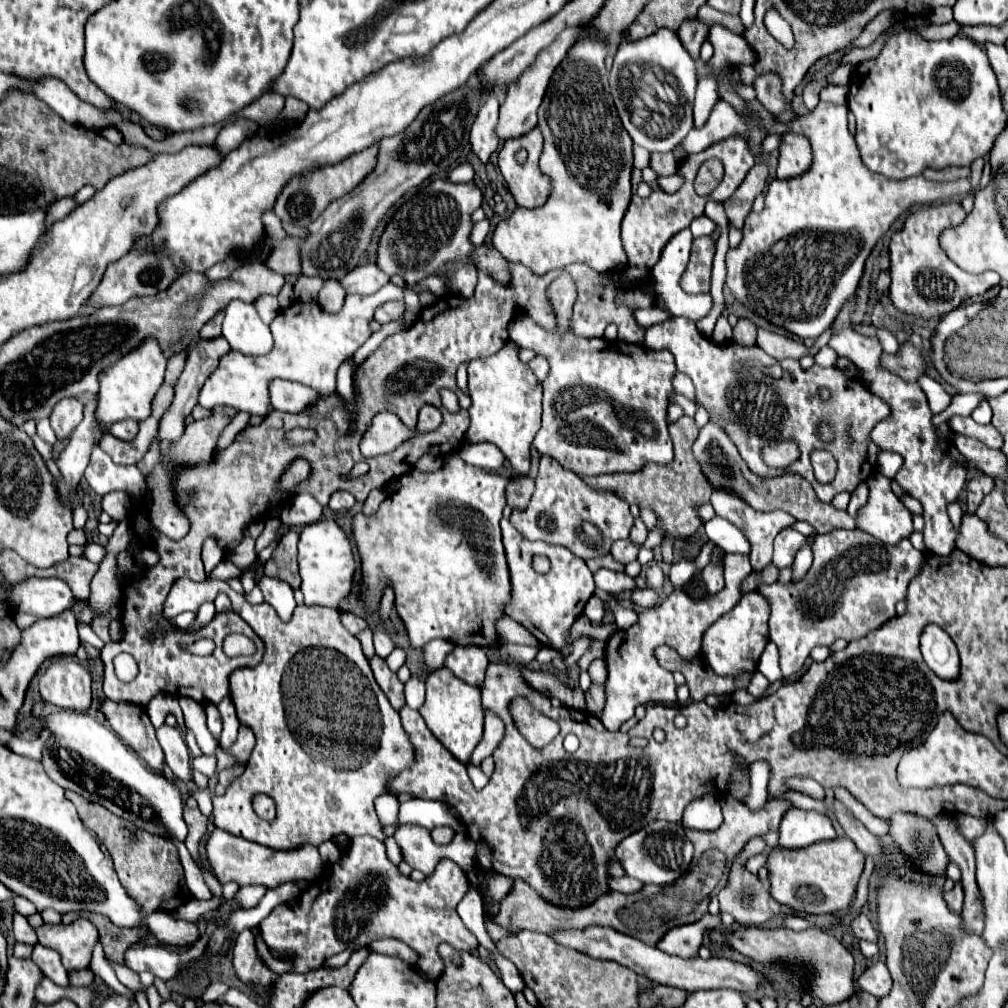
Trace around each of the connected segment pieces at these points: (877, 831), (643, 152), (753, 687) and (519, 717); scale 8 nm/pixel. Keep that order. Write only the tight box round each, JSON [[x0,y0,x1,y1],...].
[[835,789,889,837],[633,145,649,169],[747,671,771,699],[511,697,559,749]]

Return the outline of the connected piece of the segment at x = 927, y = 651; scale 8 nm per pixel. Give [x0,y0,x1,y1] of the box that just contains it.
[921,625,961,679]

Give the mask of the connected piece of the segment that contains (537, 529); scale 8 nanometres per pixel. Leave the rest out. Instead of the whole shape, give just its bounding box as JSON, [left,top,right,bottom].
[511,457,633,561]

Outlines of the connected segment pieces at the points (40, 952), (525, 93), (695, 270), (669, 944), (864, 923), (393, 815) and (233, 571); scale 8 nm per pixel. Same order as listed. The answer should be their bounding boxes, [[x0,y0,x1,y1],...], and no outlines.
[[31,943,69,987],[497,27,603,139],[683,237,716,293],[659,912,721,957],[851,913,879,943],[375,795,399,826],[211,559,239,581]]

